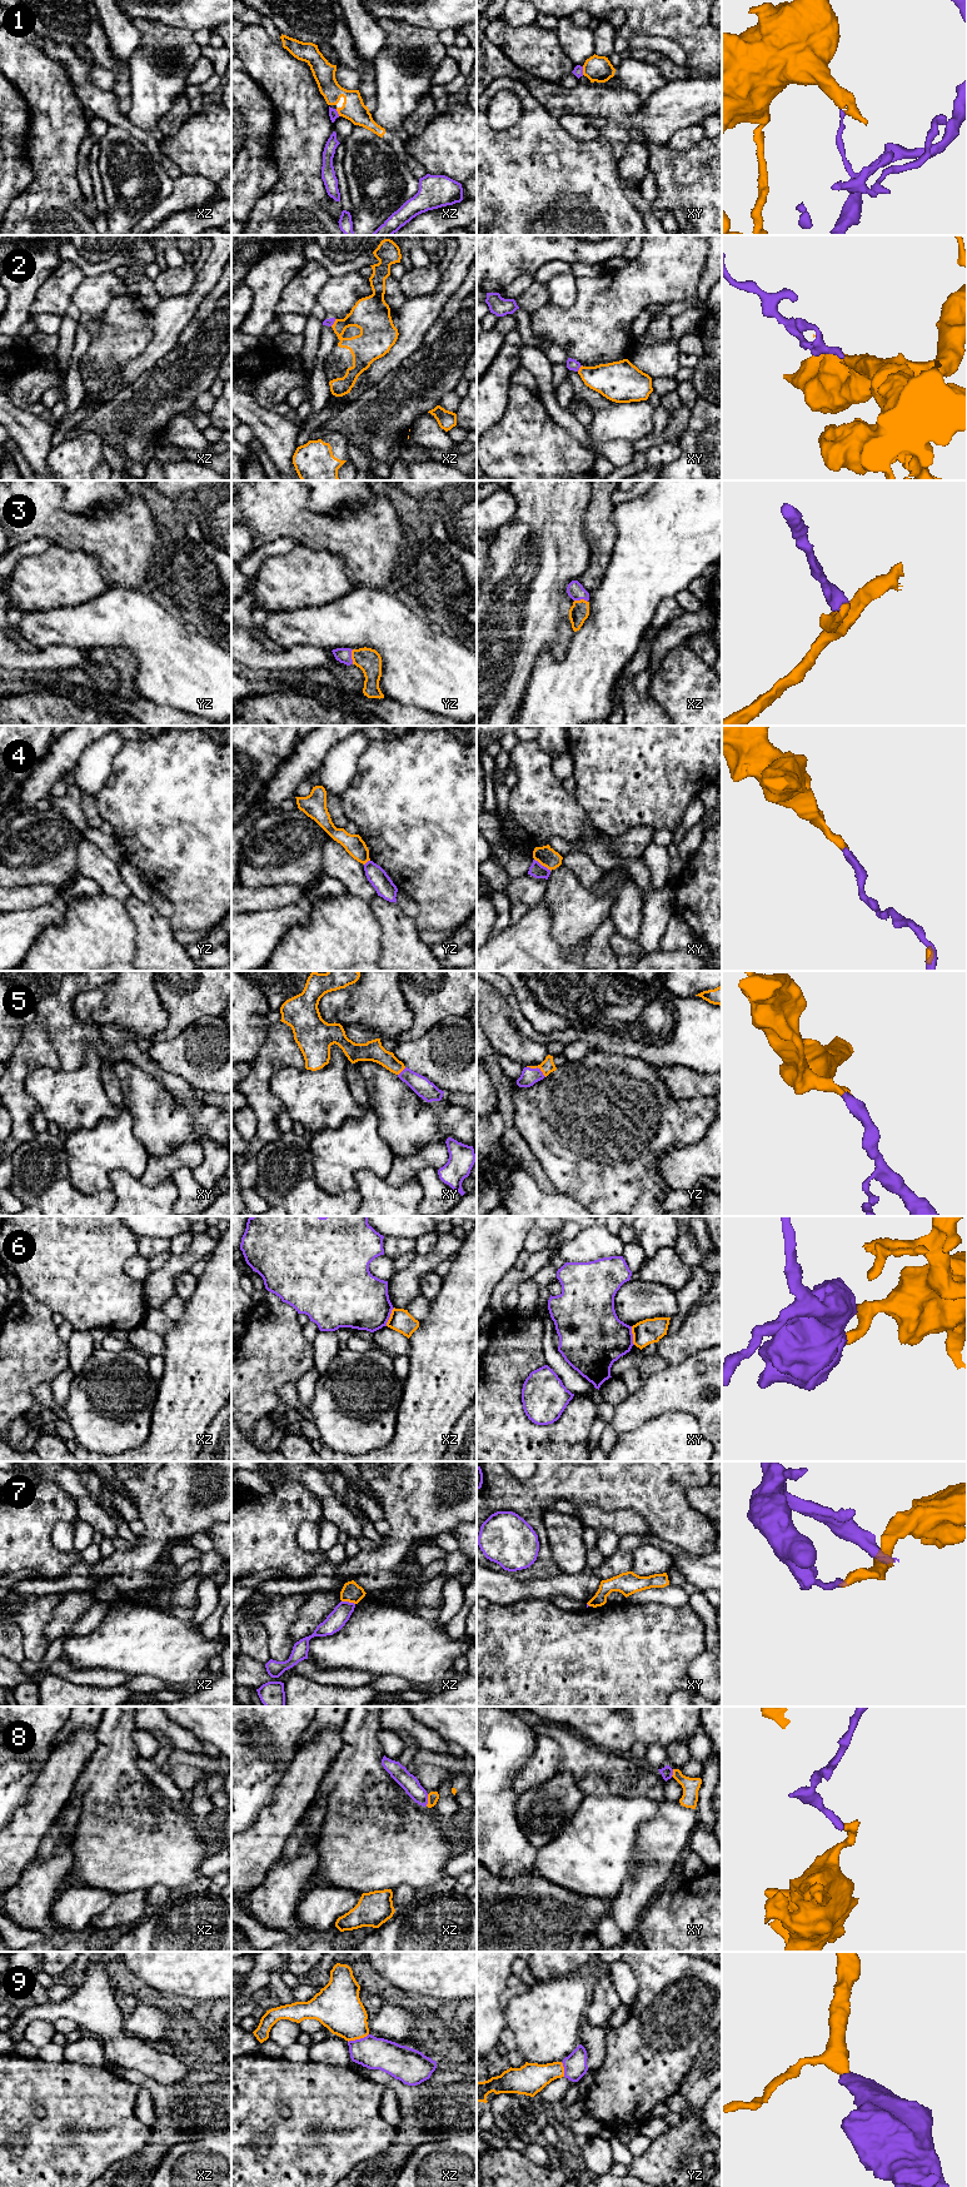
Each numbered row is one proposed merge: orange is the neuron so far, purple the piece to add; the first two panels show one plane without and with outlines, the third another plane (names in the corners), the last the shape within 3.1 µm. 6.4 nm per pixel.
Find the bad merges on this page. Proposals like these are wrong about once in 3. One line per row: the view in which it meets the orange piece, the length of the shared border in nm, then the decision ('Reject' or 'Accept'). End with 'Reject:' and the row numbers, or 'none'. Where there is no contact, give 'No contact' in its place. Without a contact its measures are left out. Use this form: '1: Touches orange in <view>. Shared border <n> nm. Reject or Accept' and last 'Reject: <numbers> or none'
1: Touches orange in xy. Shared border 60 nm. Reject
2: Touches orange in xy. Shared border 50 nm. Reject
3: Touches orange in yz. Shared border 100 nm. Accept
4: Touches orange in xy. Shared border 130 nm. Reject
5: Touches orange in yz. Shared border 140 nm. Accept
6: Touches orange in xz. Shared border 130 nm. Reject
7: Touches orange in xz. Shared border 90 nm. Reject
8: Touches orange in xz. Shared border 80 nm. Reject
9: Touches orange in xz. Shared border 150 nm. Accept
Reject: 1, 2, 4, 6, 7, 8

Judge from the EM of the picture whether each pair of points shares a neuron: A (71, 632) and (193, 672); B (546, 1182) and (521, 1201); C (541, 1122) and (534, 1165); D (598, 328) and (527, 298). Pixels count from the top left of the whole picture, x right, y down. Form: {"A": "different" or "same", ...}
{"A": "same", "B": "different", "C": "different", "D": "different"}

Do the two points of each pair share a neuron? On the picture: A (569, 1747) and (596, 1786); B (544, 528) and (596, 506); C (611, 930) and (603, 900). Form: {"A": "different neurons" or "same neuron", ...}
{"A": "same neuron", "B": "different neurons", "C": "different neurons"}

